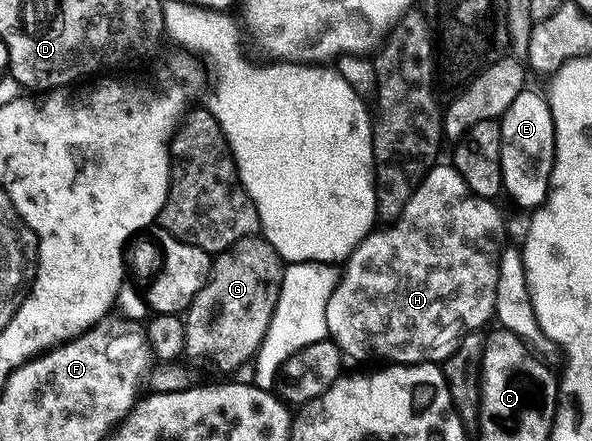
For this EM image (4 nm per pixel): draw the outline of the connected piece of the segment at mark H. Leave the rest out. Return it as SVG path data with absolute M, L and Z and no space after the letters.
M435 164L430 167L426 177L414 187L414 195L408 200L408 204L401 218L389 228L375 229L362 239L361 244L354 249L348 261L345 263L346 276L339 282L338 288L332 290L331 298L324 309L324 317L327 320L327 332L335 346L342 351L347 359L350 358L386 358L390 364L413 364L415 362L433 362L441 364L457 346L462 343L465 334L473 334L481 331L482 325L489 318L493 319L498 304L497 288L499 281L499 263L503 257L504 244L502 244L502 214L494 207L495 203L489 198L476 196L464 184L464 180L454 171L453 165Z

